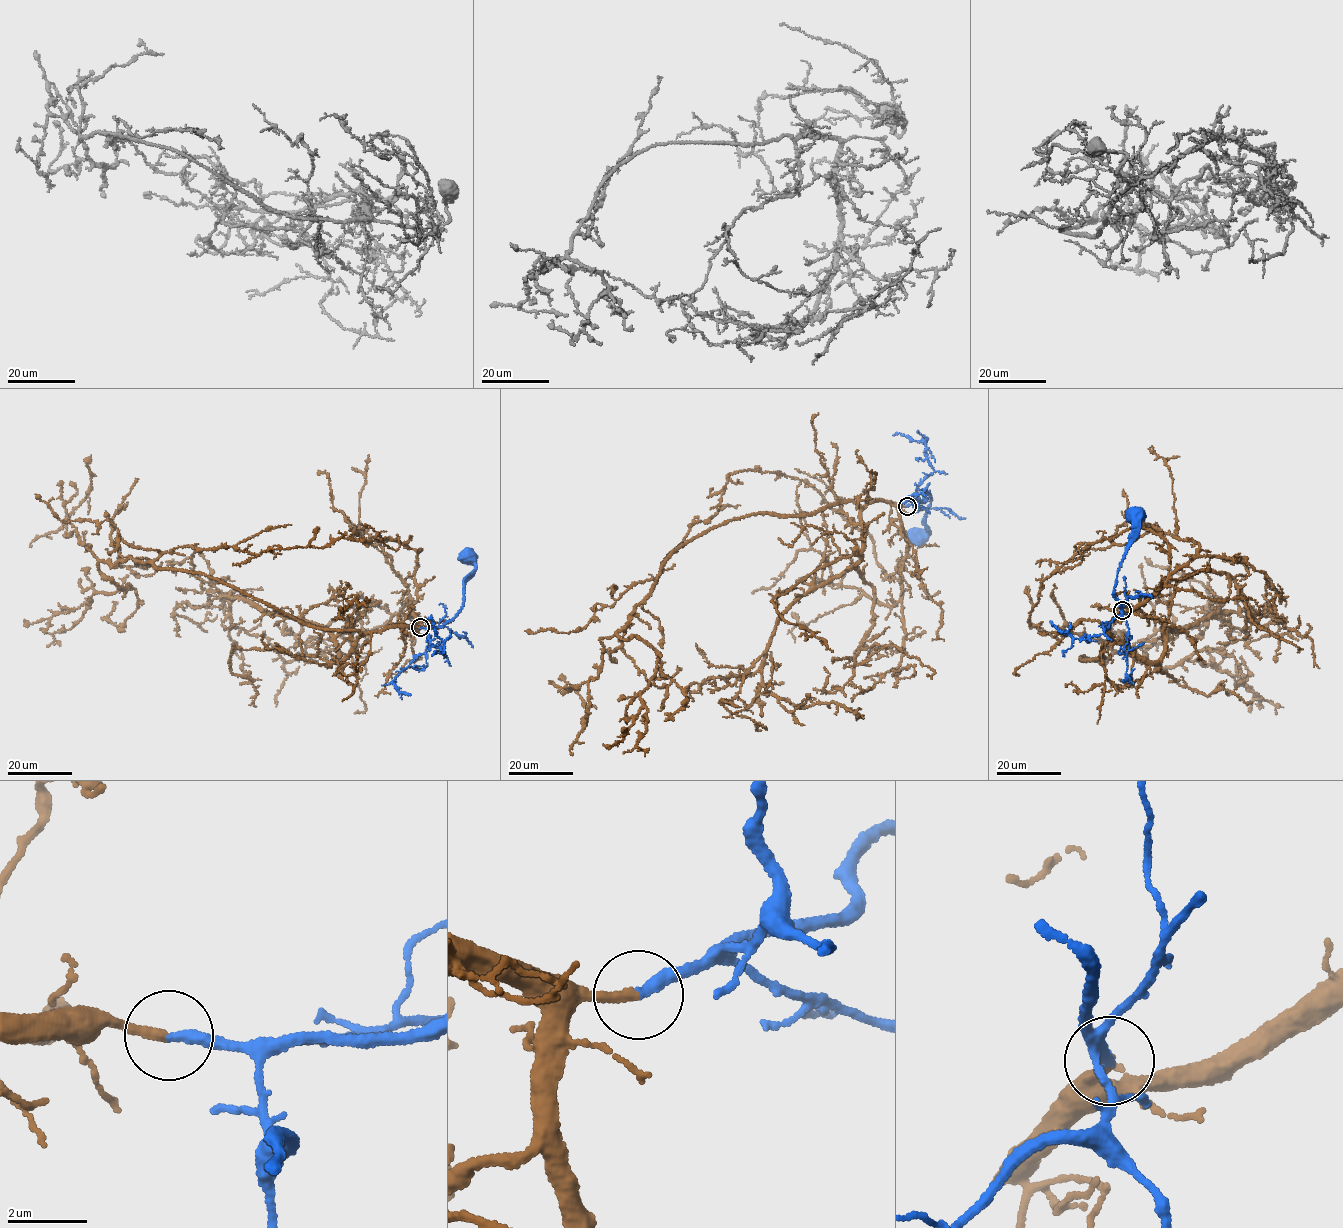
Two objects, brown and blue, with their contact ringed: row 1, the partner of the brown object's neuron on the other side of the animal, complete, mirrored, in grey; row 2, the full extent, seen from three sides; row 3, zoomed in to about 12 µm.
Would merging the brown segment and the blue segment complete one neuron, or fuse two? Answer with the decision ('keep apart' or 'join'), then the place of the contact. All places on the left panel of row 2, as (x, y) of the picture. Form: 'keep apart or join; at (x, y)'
join; at (420, 627)

